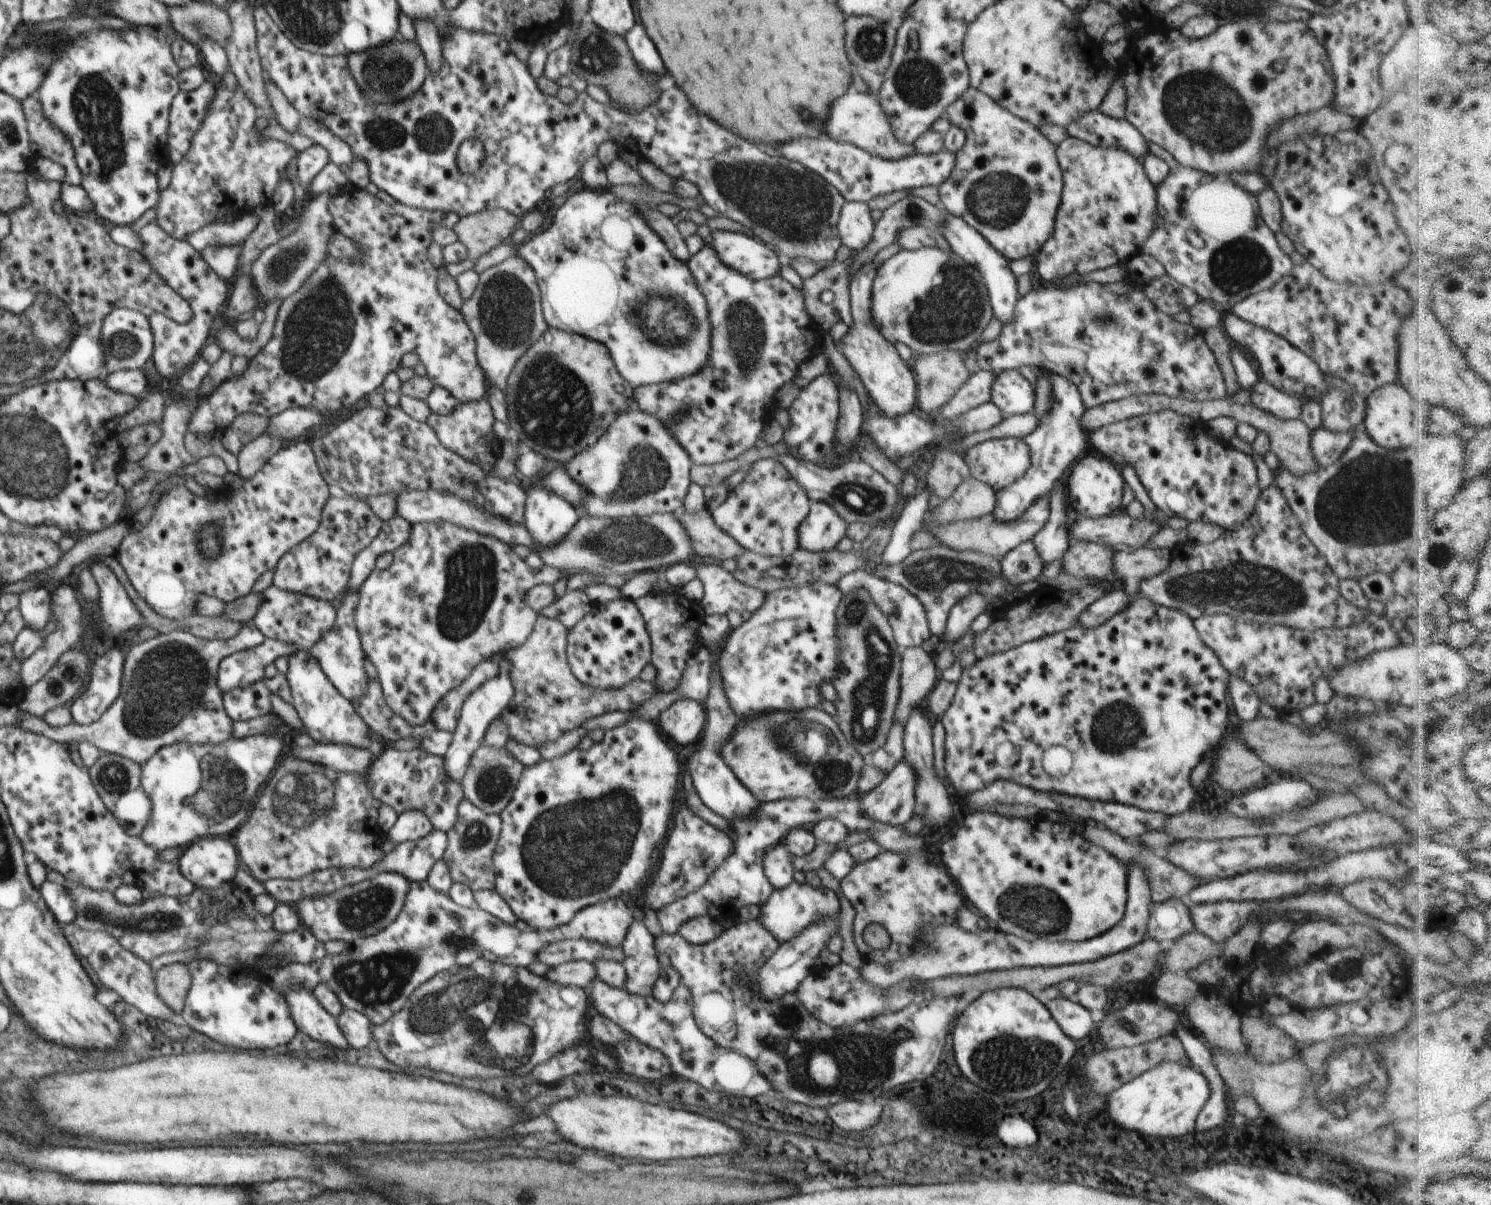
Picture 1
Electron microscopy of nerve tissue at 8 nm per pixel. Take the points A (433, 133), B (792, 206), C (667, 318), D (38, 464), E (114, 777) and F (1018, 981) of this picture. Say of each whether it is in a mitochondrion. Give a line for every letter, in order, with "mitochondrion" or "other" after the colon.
A: mitochondrion
B: mitochondrion
C: mitochondrion
D: mitochondrion
E: mitochondrion
F: other

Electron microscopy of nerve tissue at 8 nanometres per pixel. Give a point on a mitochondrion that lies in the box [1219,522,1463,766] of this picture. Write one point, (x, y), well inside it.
(1437, 727)

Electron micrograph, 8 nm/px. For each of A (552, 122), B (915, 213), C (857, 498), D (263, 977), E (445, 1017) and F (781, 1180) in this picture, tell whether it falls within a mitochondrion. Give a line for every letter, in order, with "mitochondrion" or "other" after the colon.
A: other
B: mitochondrion
C: mitochondrion
D: other
E: mitochondrion
F: other

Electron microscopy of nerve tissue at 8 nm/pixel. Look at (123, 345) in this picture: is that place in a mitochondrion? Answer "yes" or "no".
yes

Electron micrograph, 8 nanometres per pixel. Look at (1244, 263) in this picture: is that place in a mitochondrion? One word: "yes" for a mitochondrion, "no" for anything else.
yes

